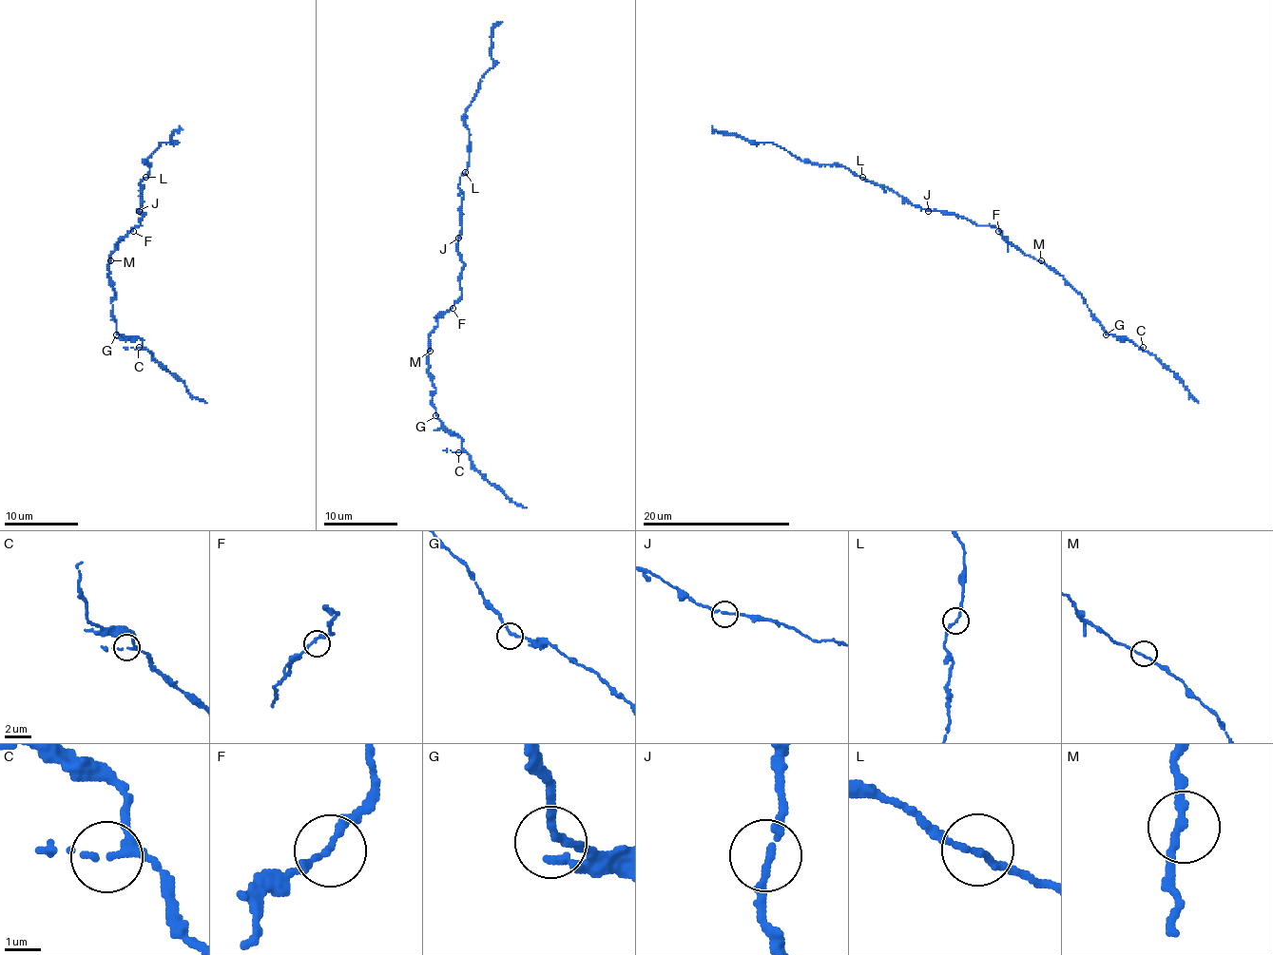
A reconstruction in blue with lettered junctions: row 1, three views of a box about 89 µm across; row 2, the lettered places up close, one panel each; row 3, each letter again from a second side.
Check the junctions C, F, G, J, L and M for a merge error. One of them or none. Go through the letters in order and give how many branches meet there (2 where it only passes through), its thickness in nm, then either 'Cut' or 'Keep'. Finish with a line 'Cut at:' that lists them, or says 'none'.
C: Branches: 3. Thickness 190 nm. Keep
F: Branches: 2. Thickness 190 nm. Keep
G: Branches: 2. Thickness 200 nm. Keep
J: Branches: 2. Thickness 200 nm. Keep
L: Branches: 2. Thickness 190 nm. Keep
M: Branches: 2. Thickness 200 nm. Keep
Cut at: none

